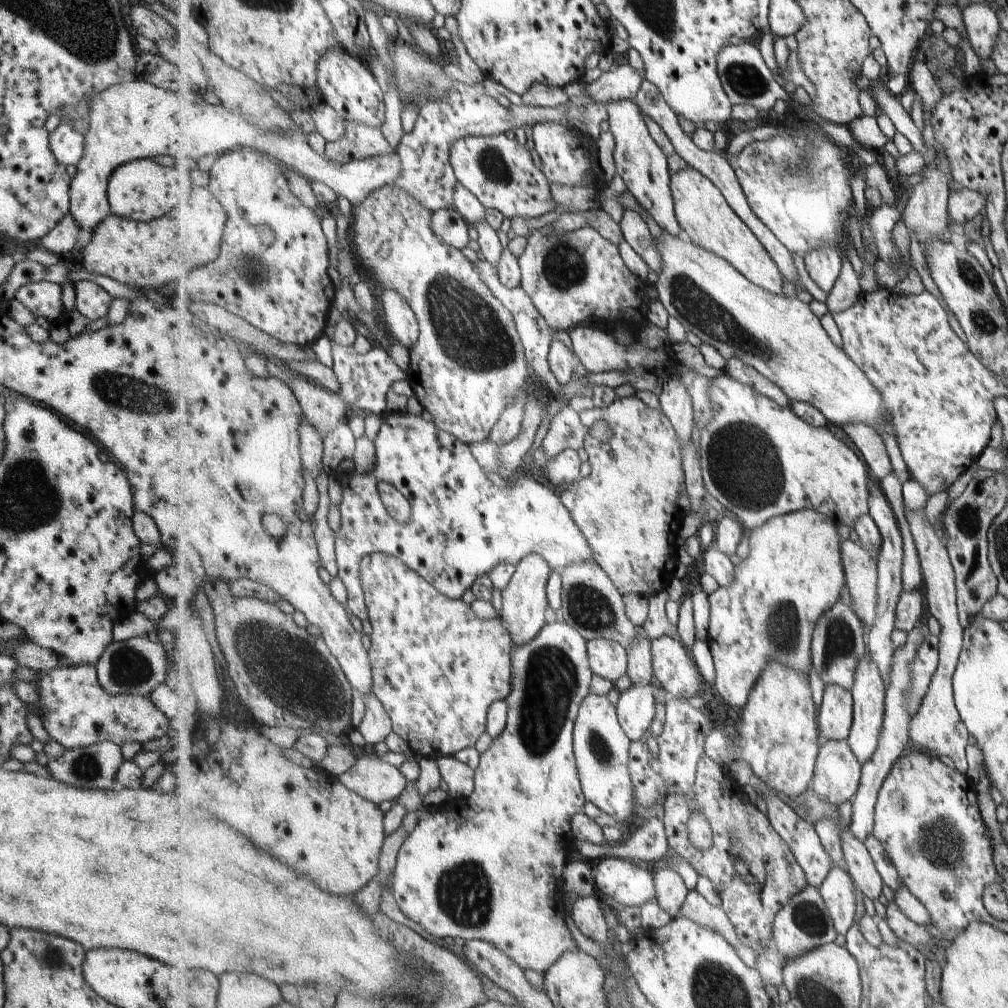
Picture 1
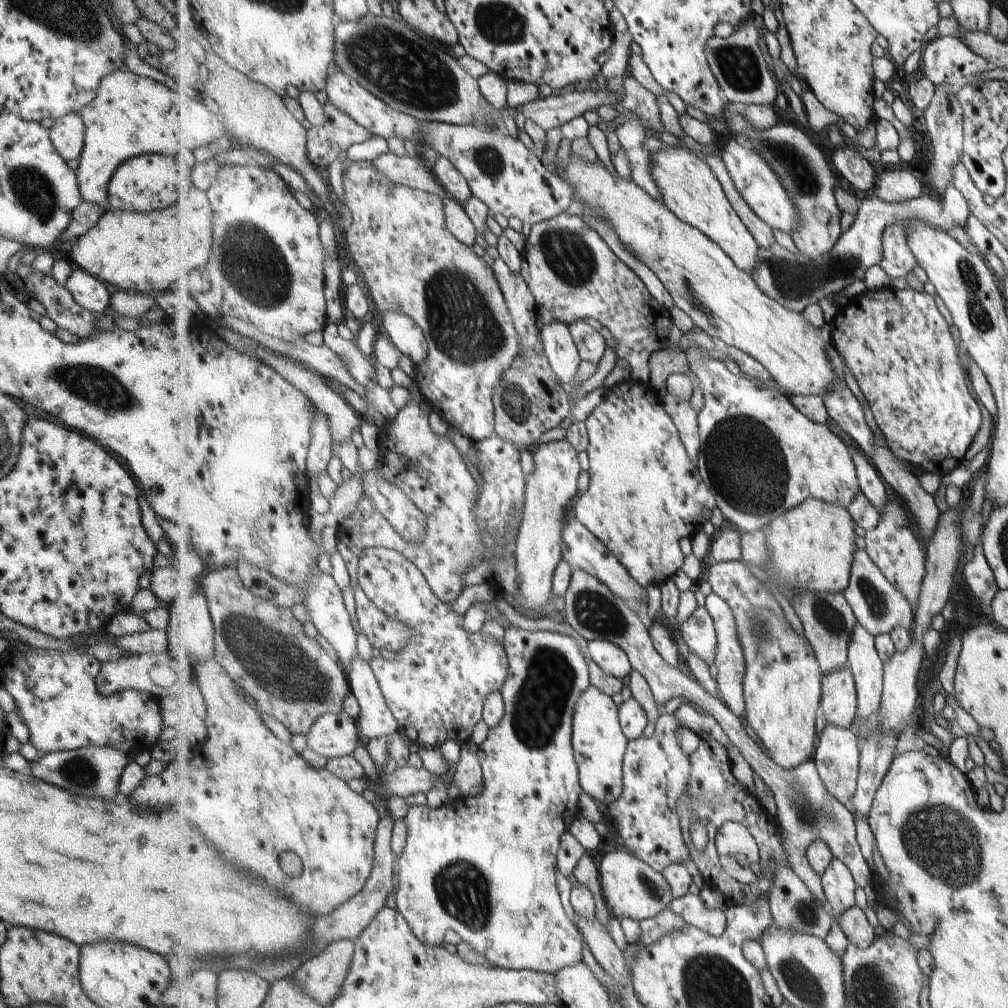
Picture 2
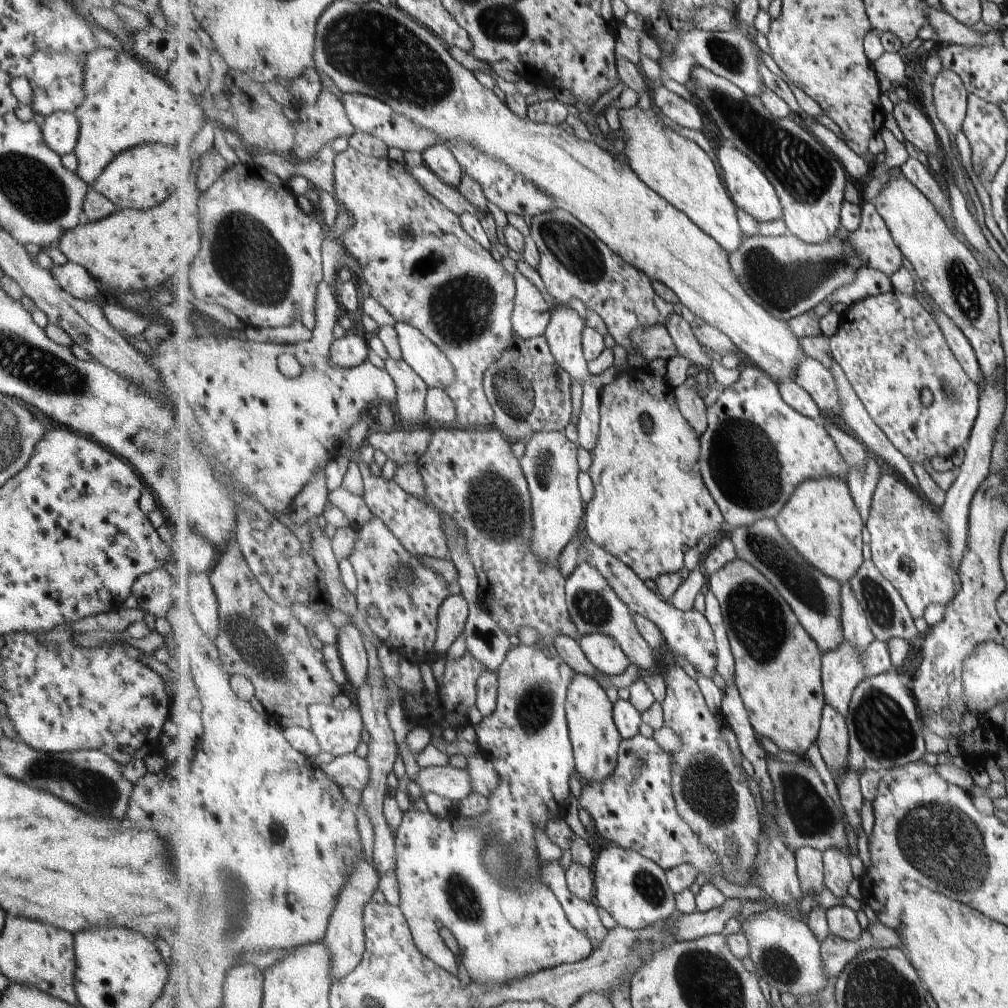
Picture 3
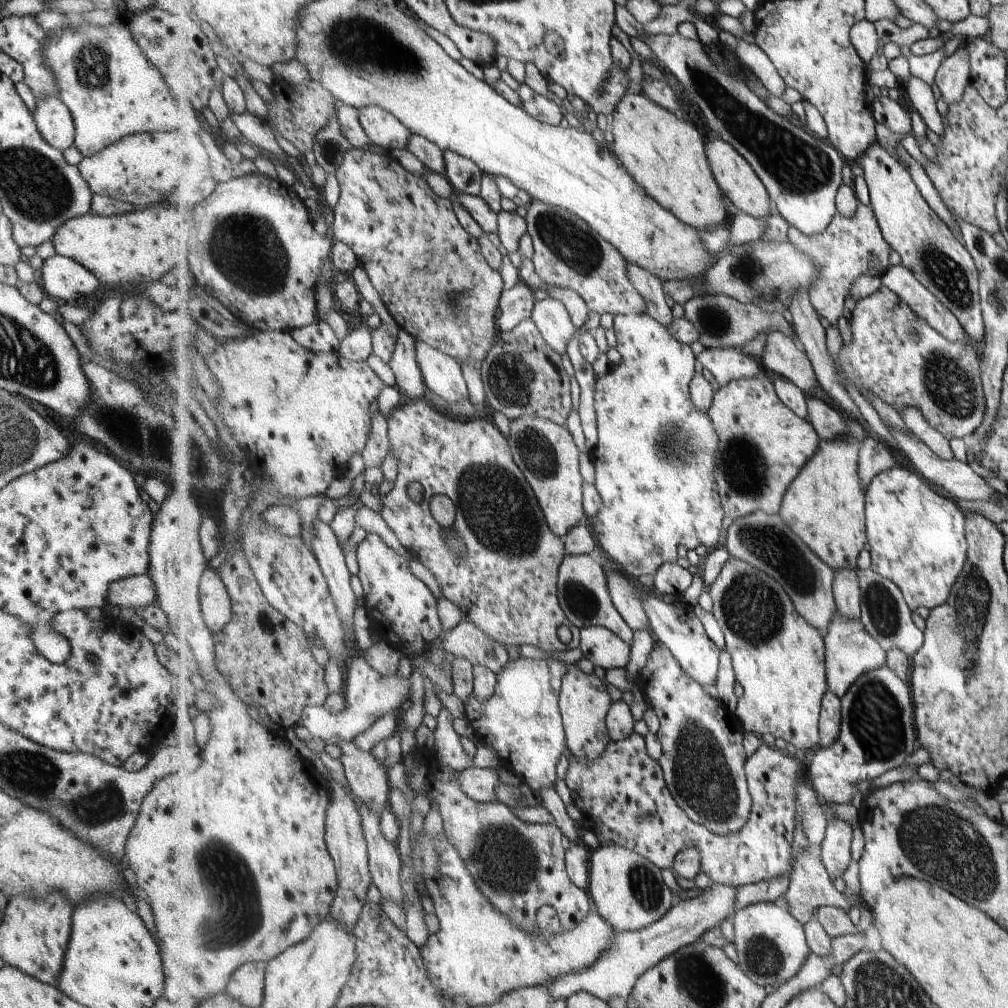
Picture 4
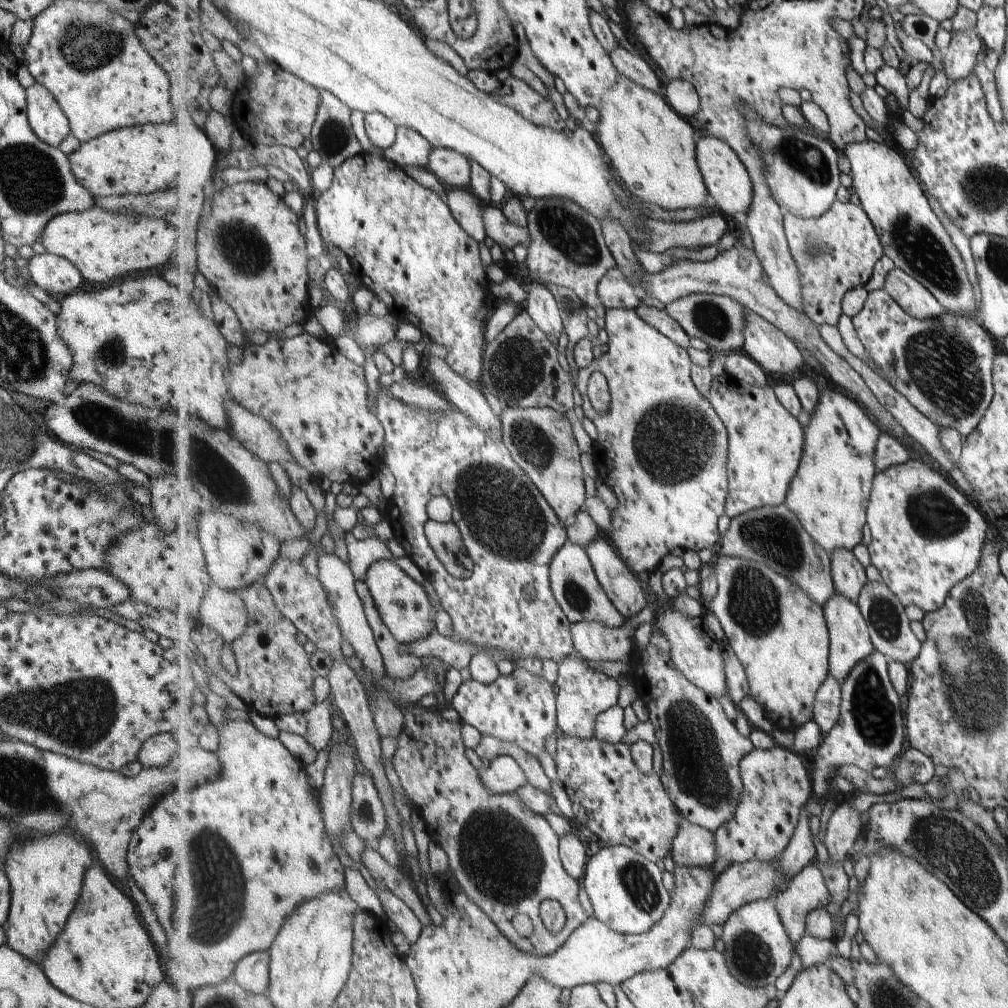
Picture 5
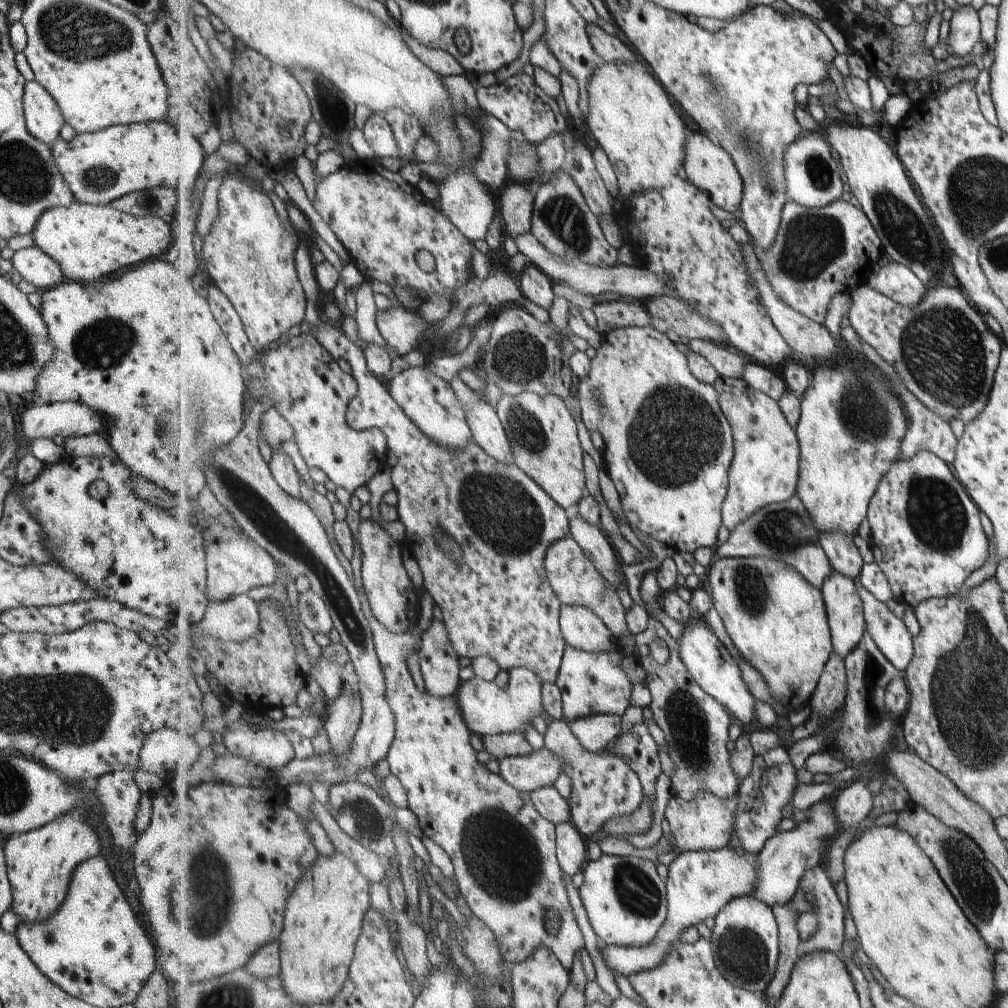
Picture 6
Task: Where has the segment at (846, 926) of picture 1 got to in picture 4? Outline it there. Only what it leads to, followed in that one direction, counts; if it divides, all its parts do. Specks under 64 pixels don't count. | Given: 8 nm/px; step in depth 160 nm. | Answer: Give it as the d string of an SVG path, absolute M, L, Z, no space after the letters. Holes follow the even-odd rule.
M829 818L825 840L821 844L821 859L831 877L841 877L851 864L853 827L839 818Z

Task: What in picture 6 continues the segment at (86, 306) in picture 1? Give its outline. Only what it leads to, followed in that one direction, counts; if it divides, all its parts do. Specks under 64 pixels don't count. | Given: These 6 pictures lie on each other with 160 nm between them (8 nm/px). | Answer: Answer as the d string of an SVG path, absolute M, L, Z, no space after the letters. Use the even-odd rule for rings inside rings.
M35 246L13 251L10 261L13 271L25 282L33 284L39 293L65 280L57 263Z

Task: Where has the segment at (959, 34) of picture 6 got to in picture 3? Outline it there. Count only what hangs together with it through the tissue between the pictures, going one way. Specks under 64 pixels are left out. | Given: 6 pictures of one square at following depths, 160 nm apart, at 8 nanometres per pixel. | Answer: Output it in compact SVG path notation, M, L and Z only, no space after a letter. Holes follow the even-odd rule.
M948 68L935 76L934 110L946 130L955 134L962 130L968 114L968 87L960 74Z

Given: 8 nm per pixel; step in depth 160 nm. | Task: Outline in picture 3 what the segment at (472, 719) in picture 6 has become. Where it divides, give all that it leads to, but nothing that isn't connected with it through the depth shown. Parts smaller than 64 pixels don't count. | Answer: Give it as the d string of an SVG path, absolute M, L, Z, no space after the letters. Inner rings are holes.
M539 641L530 646L519 643L507 653L505 662L500 666L497 673L498 701L495 712L493 712L490 717L484 717L484 719L474 727L481 753L494 764L500 776L499 788L490 796L487 803L487 810L475 818L463 817L454 812L452 816L446 819L440 819L434 814L431 814L428 810L426 813L420 813L415 810L407 811L404 814L401 826L395 832L396 851L398 852L398 867L395 871L398 875L397 880L400 889L400 909L404 911L405 916L408 918L408 923L412 930L413 938L416 939L417 946L423 951L423 954L426 954L427 960L434 960L439 966L445 967L445 970L448 970L451 974L459 974L457 958L455 958L455 953L445 944L444 938L441 936L439 924L437 924L438 919L443 926L449 927L449 930L455 935L460 948L460 962L468 972L471 982L481 985L487 991L497 991L500 987L515 979L522 979L524 976L535 974L545 969L552 969L563 963L573 964L584 961L591 956L591 953L595 949L589 935L581 932L576 926L573 926L557 895L542 882L540 866L543 862L539 859L537 848L535 848L535 824L537 824L542 831L546 832L546 826L549 821L555 821L556 818L565 818L565 814L567 814L567 796L569 796L571 792L571 784L569 784L569 782L571 782L571 776L578 776L567 716L568 690L572 684L573 677L576 676L575 670L573 670L561 656L553 654L553 652L549 650L549 645L543 641ZM499 843L512 846L512 854L510 856L514 860L513 864L518 866L518 870L509 878L499 877L497 872L484 864L484 850L489 848L489 846L493 847L493 844L498 845Z

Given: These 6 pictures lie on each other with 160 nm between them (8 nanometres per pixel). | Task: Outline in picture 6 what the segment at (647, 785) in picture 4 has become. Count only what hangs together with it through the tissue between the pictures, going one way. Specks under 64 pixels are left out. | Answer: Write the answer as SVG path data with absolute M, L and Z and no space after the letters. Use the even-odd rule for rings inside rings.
M553 720L543 736L545 746L565 762L564 774L572 781L569 798L573 824L587 837L603 829L607 821L632 816L645 806L645 789L639 775L628 762L615 755L612 749L589 752L576 737L567 720ZM779 746L763 756L753 757L753 770L738 792L740 801L734 832L745 851L760 853L766 842L781 832L780 822L783 821L783 806L790 804L799 780L797 780L795 766L791 764L791 758L787 754L787 748Z

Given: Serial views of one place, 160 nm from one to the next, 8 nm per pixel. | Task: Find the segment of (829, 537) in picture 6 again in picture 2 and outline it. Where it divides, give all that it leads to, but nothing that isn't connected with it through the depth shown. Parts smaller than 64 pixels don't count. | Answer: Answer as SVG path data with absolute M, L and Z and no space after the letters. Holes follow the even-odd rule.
M859 622L849 643L848 665L856 678L857 717L860 721L873 720L882 704L885 662L876 649L876 636Z

